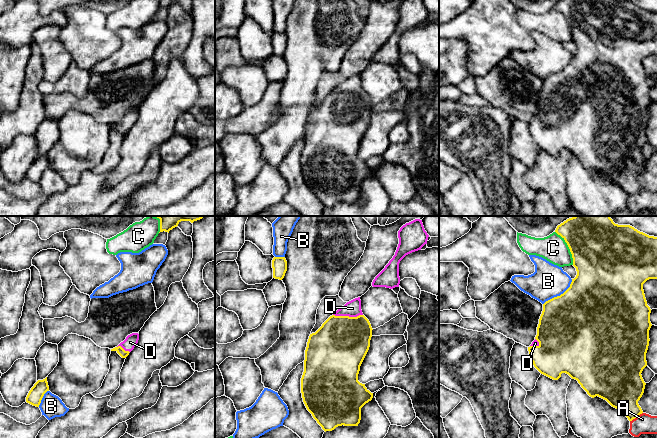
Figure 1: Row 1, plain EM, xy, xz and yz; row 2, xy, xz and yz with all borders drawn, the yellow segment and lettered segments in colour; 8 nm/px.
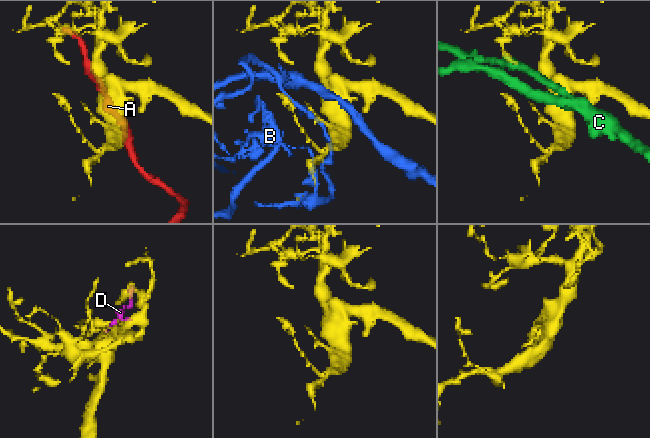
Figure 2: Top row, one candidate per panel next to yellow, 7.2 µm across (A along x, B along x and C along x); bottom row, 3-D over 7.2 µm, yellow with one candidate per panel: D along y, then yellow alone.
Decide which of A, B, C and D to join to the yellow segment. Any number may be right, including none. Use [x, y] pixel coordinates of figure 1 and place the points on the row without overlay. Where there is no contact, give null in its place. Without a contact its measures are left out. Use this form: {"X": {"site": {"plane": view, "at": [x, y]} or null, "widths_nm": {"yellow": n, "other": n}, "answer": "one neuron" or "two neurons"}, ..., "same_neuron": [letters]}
{"A": {"site": {"plane": "yz", "at": [636, 192]}, "widths_nm": {"yellow": 320, "other": 160}, "answer": "two neurons"}, "B": {"site": {"plane": "yz", "at": [560, 71]}, "widths_nm": {"yellow": 500, "other": 280}, "answer": "two neurons"}, "C": {"site": {"plane": "yz", "at": [569, 24]}, "widths_nm": {"yellow": 440, "other": 220}, "answer": "two neurons"}, "D": {"site": {"plane": "xz", "at": [348, 92]}, "widths_nm": {"yellow": 440, "other": 130}, "answer": "one neuron"}, "same_neuron": ["D"]}

